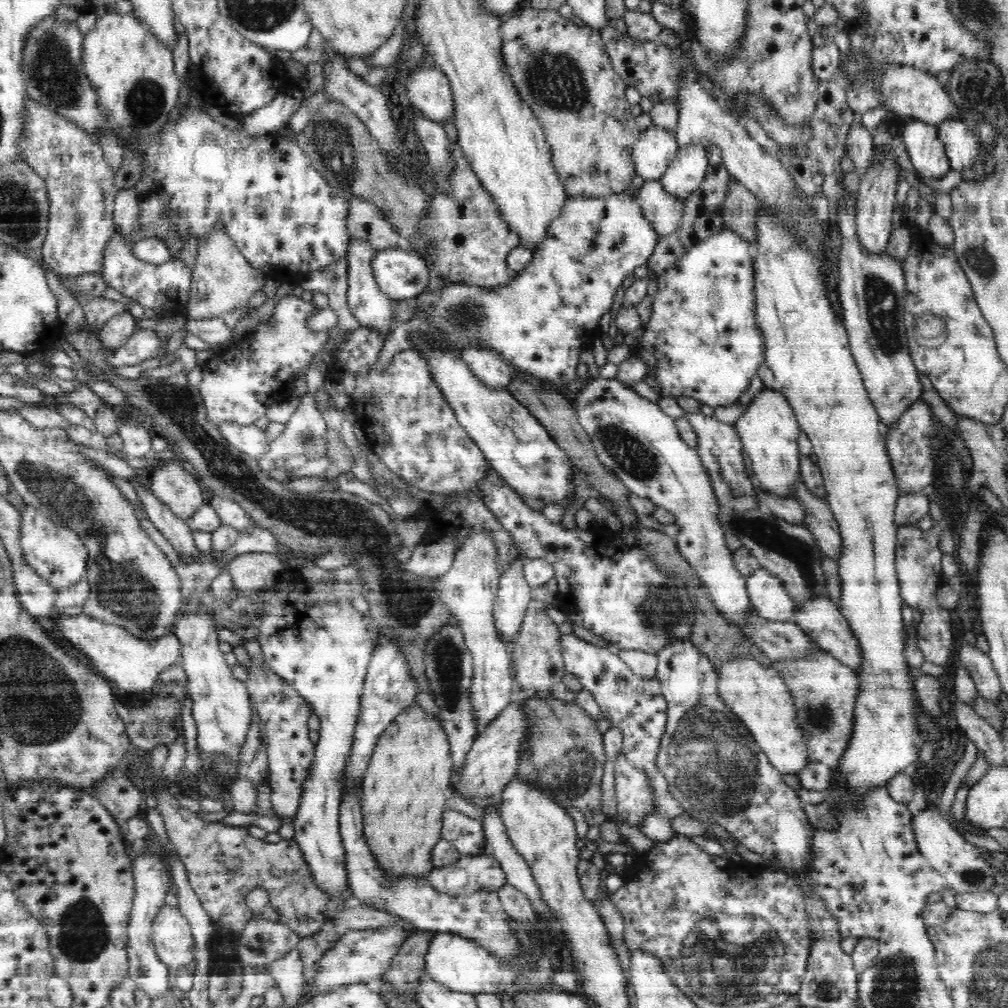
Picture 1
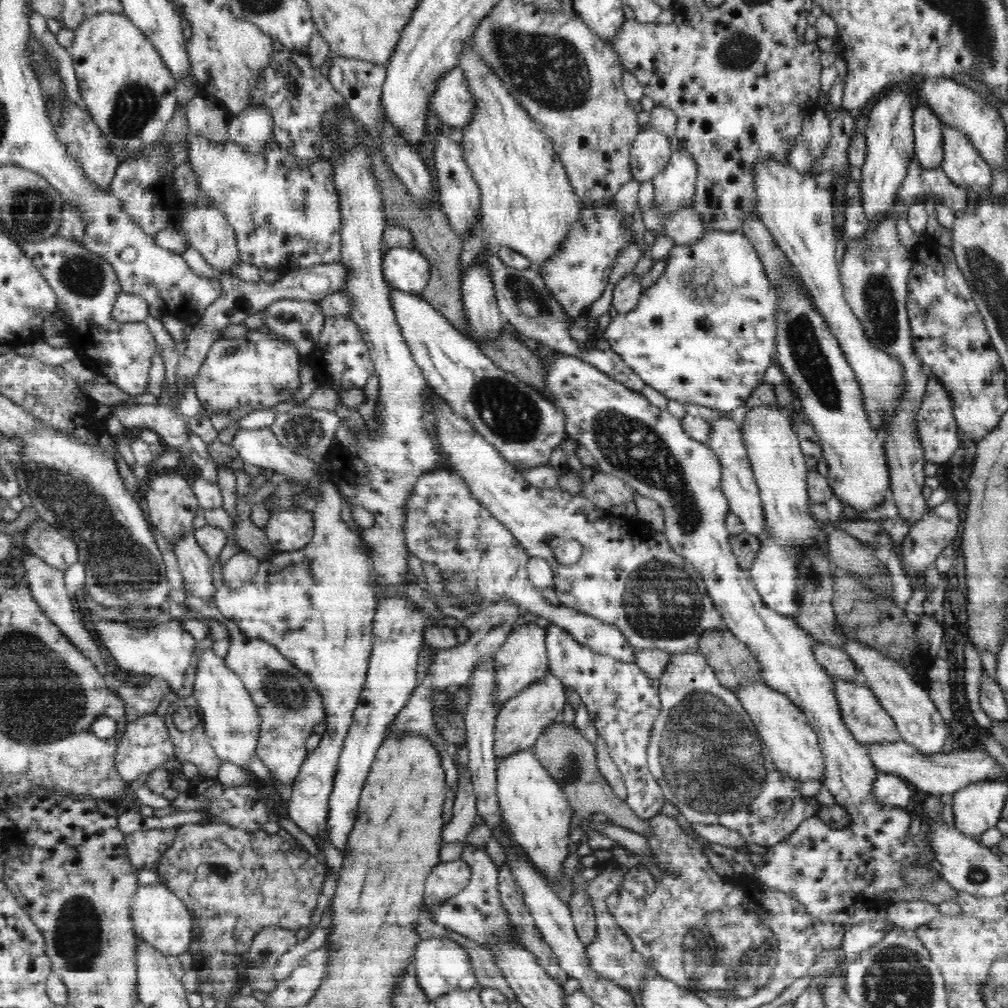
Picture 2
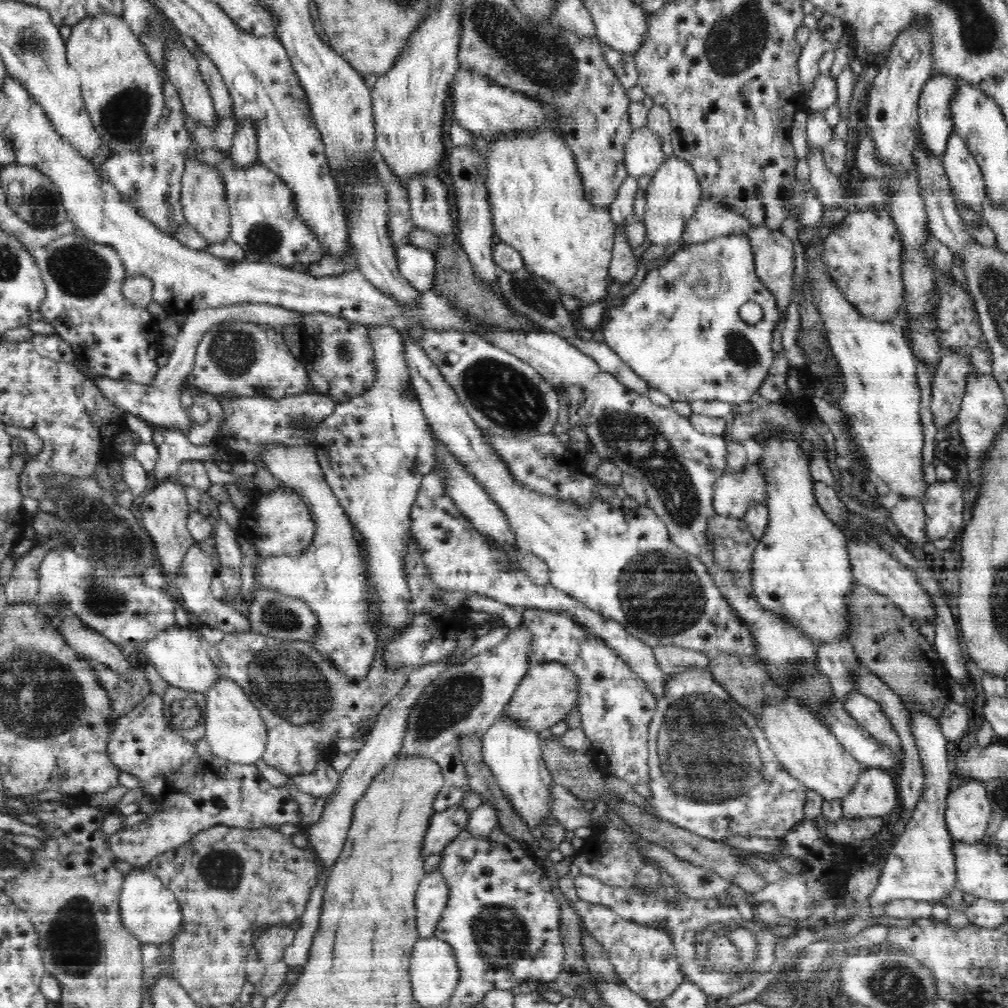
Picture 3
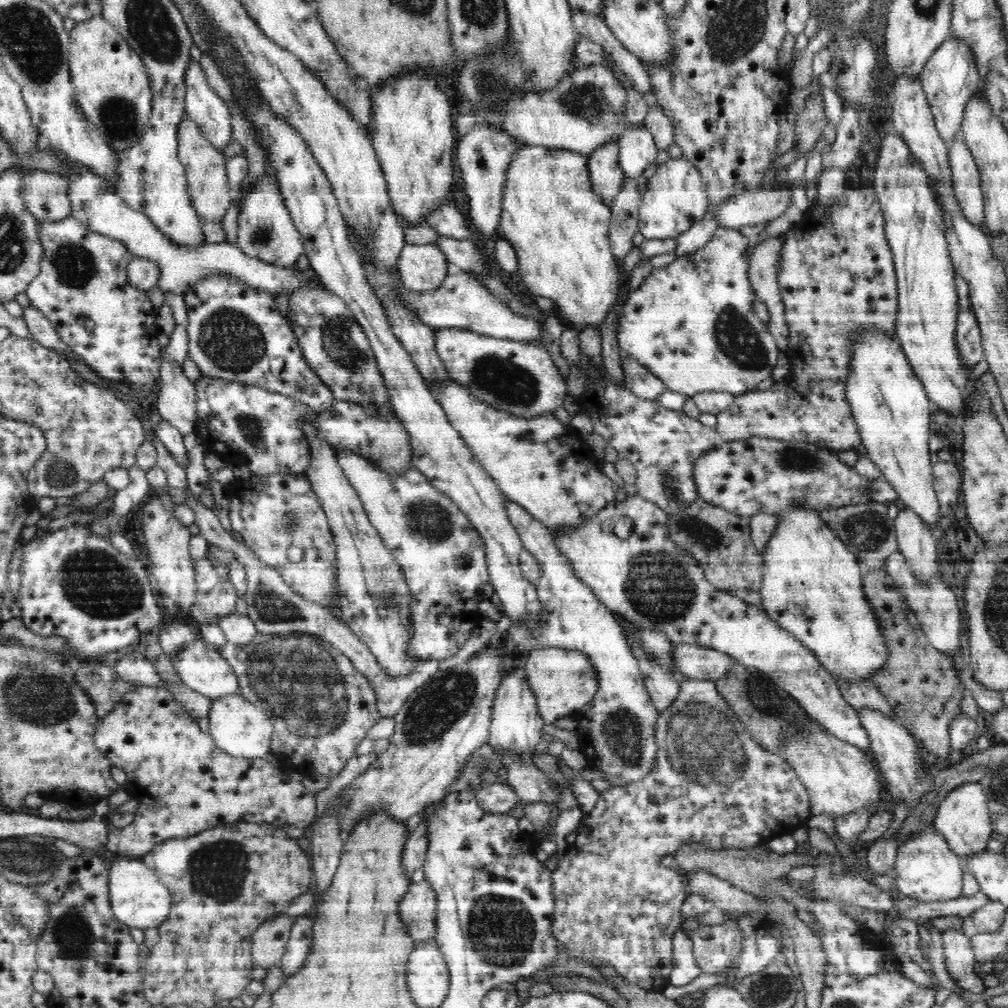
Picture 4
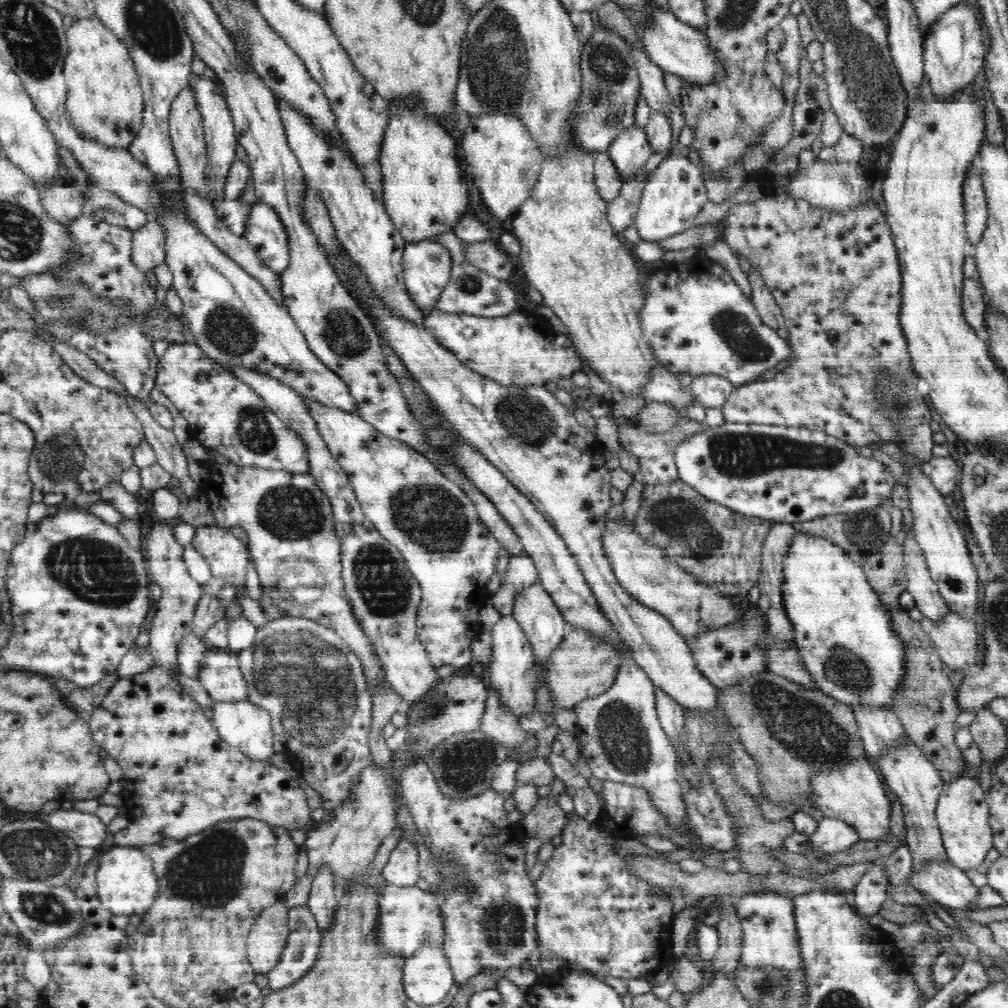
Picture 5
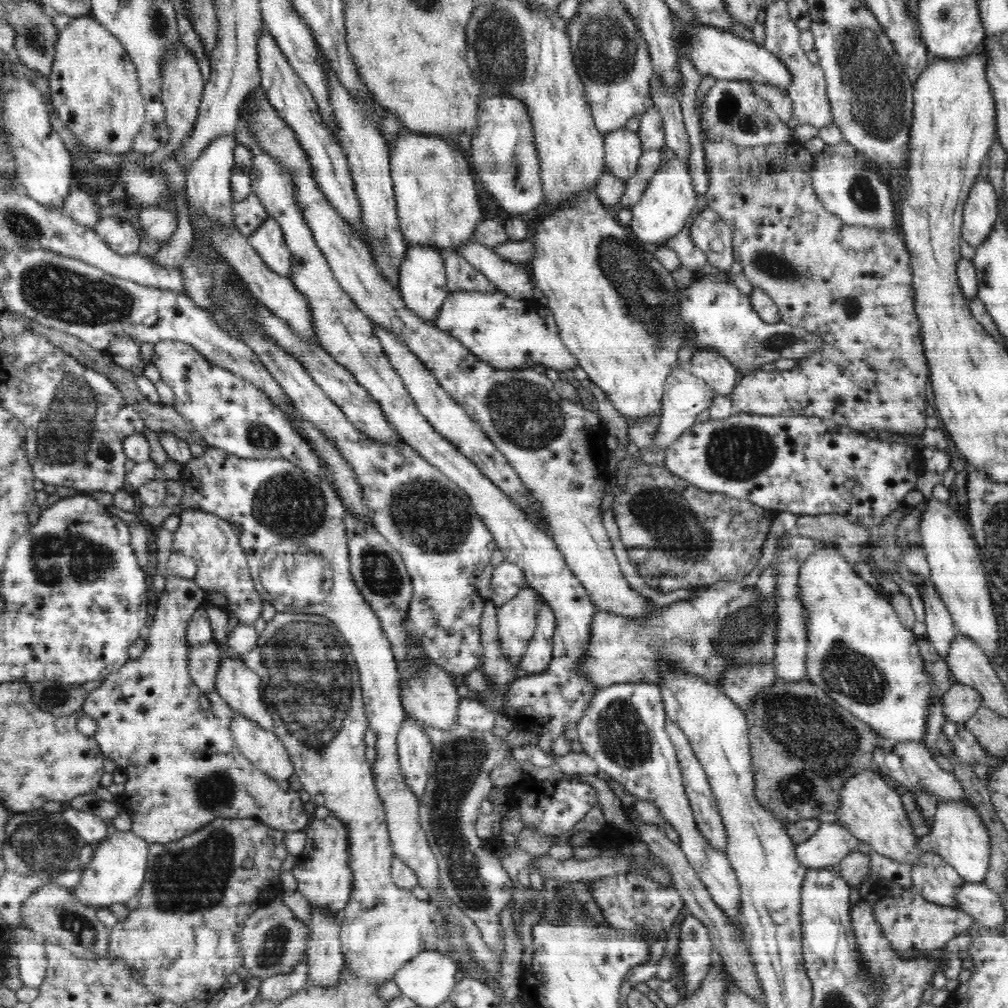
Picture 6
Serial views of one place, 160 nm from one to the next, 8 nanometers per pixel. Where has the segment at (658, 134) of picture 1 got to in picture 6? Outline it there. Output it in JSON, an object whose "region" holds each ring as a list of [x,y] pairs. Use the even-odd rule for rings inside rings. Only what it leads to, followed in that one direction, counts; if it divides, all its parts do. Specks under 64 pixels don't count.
{"region":[[[620,129],[604,136],[605,169],[613,176],[628,180],[635,176],[643,154],[637,132]]]}

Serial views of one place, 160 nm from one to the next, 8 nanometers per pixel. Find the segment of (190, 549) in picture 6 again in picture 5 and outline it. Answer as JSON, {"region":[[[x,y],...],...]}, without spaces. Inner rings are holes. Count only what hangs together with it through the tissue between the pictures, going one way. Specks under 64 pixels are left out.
{"region":[[[216,524],[197,526],[191,545],[208,561],[213,578],[225,579],[235,587],[236,591],[244,591],[247,588],[246,576],[248,576],[248,566],[250,566],[249,550],[242,540],[230,533],[230,529],[220,528]]]}

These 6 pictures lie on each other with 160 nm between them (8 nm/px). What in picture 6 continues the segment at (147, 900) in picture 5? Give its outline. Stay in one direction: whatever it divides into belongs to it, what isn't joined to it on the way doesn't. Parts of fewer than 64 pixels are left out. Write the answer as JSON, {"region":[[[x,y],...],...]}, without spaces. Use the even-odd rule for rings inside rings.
{"region":[[[116,831],[110,838],[100,841],[92,860],[82,868],[82,878],[78,886],[72,888],[72,896],[86,906],[109,907],[116,902],[125,904],[134,894],[139,894],[147,871],[148,853],[149,842],[134,831]]]}

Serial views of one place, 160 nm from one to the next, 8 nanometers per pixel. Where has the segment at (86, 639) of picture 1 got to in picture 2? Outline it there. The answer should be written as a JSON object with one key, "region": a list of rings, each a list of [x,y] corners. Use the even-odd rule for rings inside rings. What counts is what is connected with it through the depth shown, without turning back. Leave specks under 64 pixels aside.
{"region":[[[186,600],[182,605],[175,602],[168,603],[167,609],[172,617],[179,620],[170,620],[156,627],[150,627],[147,630],[134,629],[124,623],[104,622],[96,620],[94,622],[94,632],[100,638],[102,648],[110,648],[114,654],[114,660],[120,668],[130,670],[134,674],[148,674],[148,676],[159,676],[167,681],[169,688],[180,690],[186,680],[186,672],[190,668],[190,660],[193,658],[197,641],[186,631],[180,620],[187,614],[188,607]]]}

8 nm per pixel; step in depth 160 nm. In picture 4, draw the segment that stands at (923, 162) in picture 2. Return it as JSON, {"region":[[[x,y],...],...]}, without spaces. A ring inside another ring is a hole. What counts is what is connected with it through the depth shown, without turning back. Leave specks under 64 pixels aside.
{"region":[[[948,38],[924,65],[921,86],[936,122],[937,132],[948,144],[961,133],[966,104],[979,90],[980,71],[976,70],[972,51],[960,39]]]}

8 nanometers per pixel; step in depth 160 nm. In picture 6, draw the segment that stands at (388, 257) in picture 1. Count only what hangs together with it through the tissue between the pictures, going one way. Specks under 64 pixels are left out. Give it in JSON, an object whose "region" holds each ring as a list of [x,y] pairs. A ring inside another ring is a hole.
{"region":[[[408,245],[400,266],[398,289],[406,308],[432,324],[449,295],[443,257],[438,249],[426,245]]]}

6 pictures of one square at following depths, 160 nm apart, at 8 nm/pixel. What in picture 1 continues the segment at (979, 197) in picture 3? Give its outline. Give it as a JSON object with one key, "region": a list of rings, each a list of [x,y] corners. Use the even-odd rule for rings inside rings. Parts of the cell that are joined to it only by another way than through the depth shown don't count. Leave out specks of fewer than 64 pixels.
{"region":[[[949,119],[937,126],[937,132],[950,162],[950,169],[961,172],[968,168],[975,171],[976,160],[983,152],[968,124],[960,119]]]}

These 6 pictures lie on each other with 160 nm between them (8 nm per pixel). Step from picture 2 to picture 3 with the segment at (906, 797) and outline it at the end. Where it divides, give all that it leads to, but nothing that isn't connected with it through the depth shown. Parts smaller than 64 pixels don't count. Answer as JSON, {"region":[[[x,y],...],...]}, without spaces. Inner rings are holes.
{"region":[[[866,768],[842,803],[843,818],[885,816],[899,802],[898,778],[894,773]]]}

